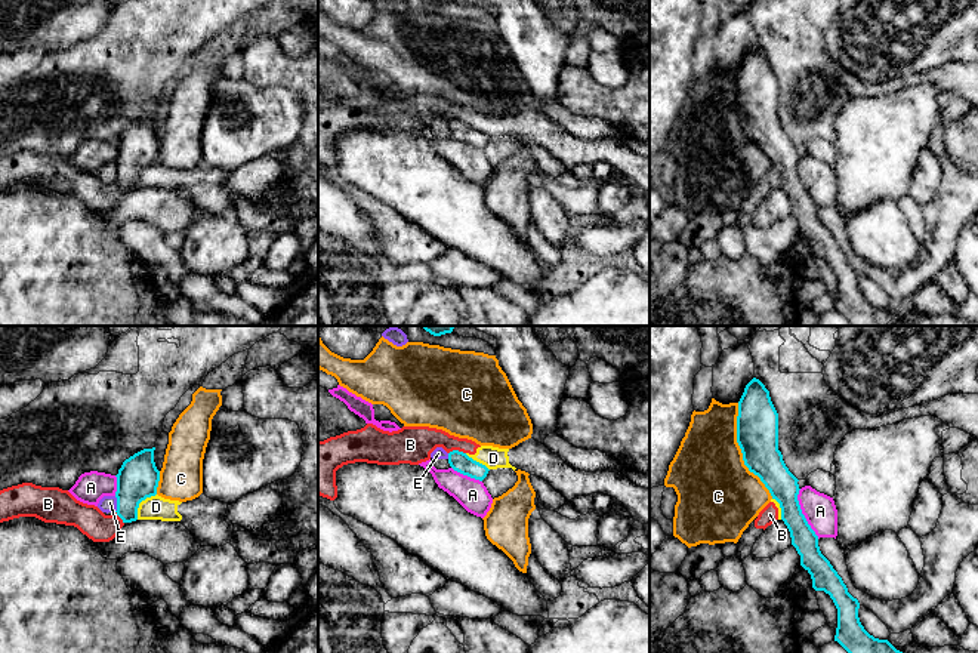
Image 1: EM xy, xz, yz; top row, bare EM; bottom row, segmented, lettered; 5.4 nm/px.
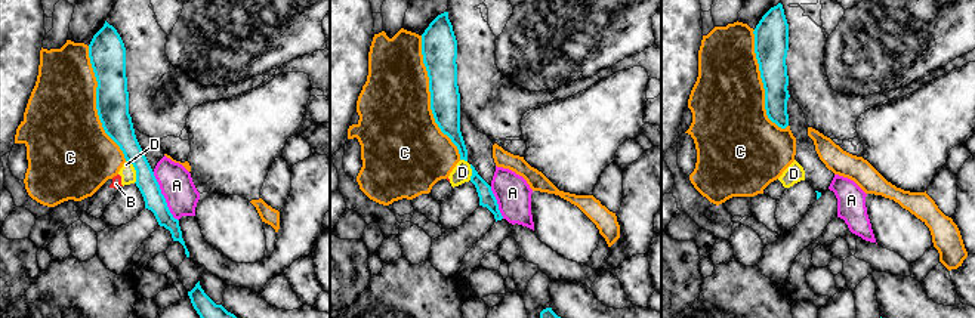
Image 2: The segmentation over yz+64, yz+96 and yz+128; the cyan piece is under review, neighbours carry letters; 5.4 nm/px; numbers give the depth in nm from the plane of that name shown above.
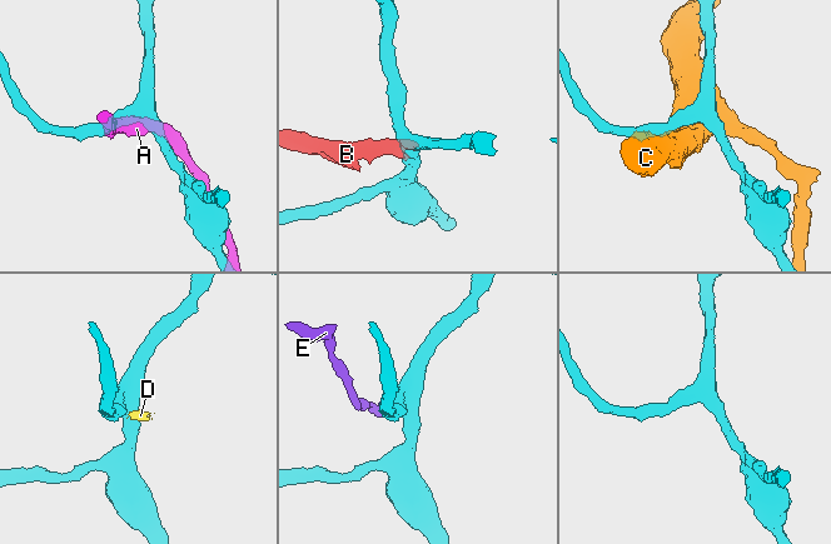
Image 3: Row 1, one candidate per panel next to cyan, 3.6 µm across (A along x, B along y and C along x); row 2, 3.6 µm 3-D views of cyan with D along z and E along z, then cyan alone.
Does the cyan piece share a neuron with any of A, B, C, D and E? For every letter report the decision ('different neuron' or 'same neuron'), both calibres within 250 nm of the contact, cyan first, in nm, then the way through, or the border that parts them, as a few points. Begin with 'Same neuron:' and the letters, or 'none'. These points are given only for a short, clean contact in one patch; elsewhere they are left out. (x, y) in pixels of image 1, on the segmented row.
Same neuron: none
A: different neuron; 160 nm thick on the cyan side, 180 nm on the other
B: different neuron; 110 nm thick on the cyan side, 200 nm on the other; border along xz (465, 452), (452, 450), (449, 453)
C: different neuron; 220 nm thick on the cyan side, 420 nm on the other
D: different neuron; 220 nm thick on the cyan side, 130 nm on the other; border along xy (156, 493), (139, 504), (136, 518)
E: different neuron; 220 nm thick on the cyan side, 90 nm on the other

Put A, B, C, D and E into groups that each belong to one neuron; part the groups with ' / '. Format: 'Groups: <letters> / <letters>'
Groups: A / B D / C / E

